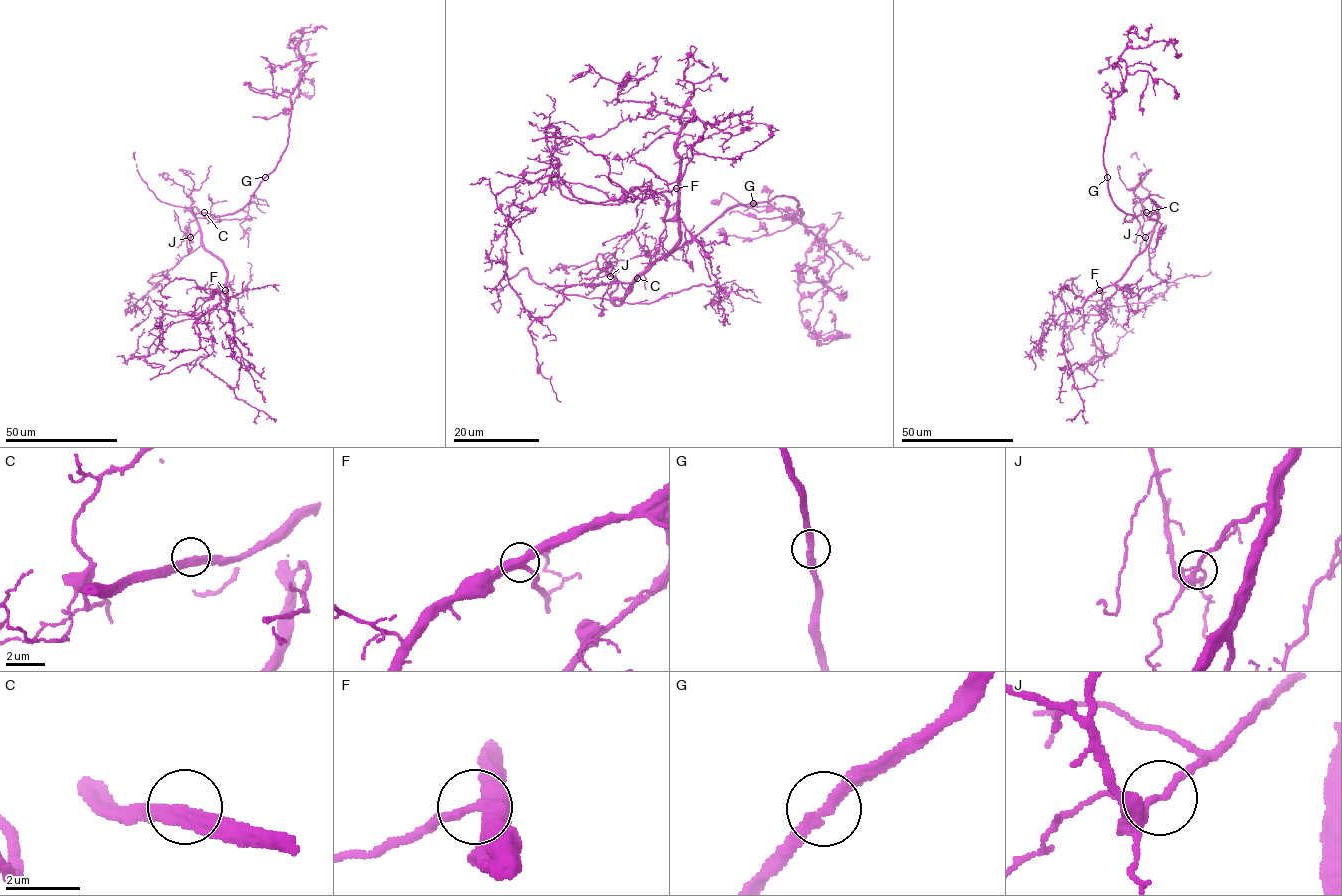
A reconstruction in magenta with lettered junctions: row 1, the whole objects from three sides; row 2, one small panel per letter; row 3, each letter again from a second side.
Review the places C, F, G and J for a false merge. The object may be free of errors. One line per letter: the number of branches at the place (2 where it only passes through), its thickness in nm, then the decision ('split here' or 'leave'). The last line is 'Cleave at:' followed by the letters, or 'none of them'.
C: 2 | 400 nm | leave
F: 3 | 380 nm | leave
G: 2 | 300 nm | leave
J: 2 | 240 nm | leave
Cleave at: none of them

